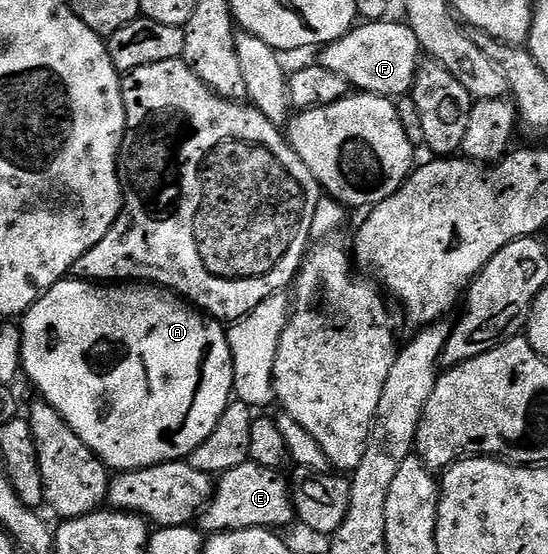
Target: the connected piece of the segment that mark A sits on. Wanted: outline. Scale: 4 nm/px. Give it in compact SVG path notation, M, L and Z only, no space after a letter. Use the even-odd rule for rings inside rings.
M62 280L55 283L46 294L41 295L41 297L37 299L37 303L35 303L31 309L25 311L23 317L20 319L19 329L21 331L21 368L24 377L29 377L30 384L41 393L38 395L57 409L59 416L63 416L63 420L67 420L67 424L71 424L71 428L77 433L79 440L83 440L83 444L87 444L87 448L91 448L95 451L101 458L101 461L113 472L138 470L144 466L154 466L155 464L163 464L164 462L180 462L188 459L189 454L195 452L195 448L199 448L199 444L203 444L203 440L207 440L207 436L211 436L211 432L215 432L215 428L219 424L223 412L229 407L229 403L234 397L233 357L231 356L229 336L226 327L222 325L218 319L206 316L202 311L186 302L184 298L174 294L171 290L166 290L163 286L155 286L152 284L98 284L95 282L86 282L84 280Z

